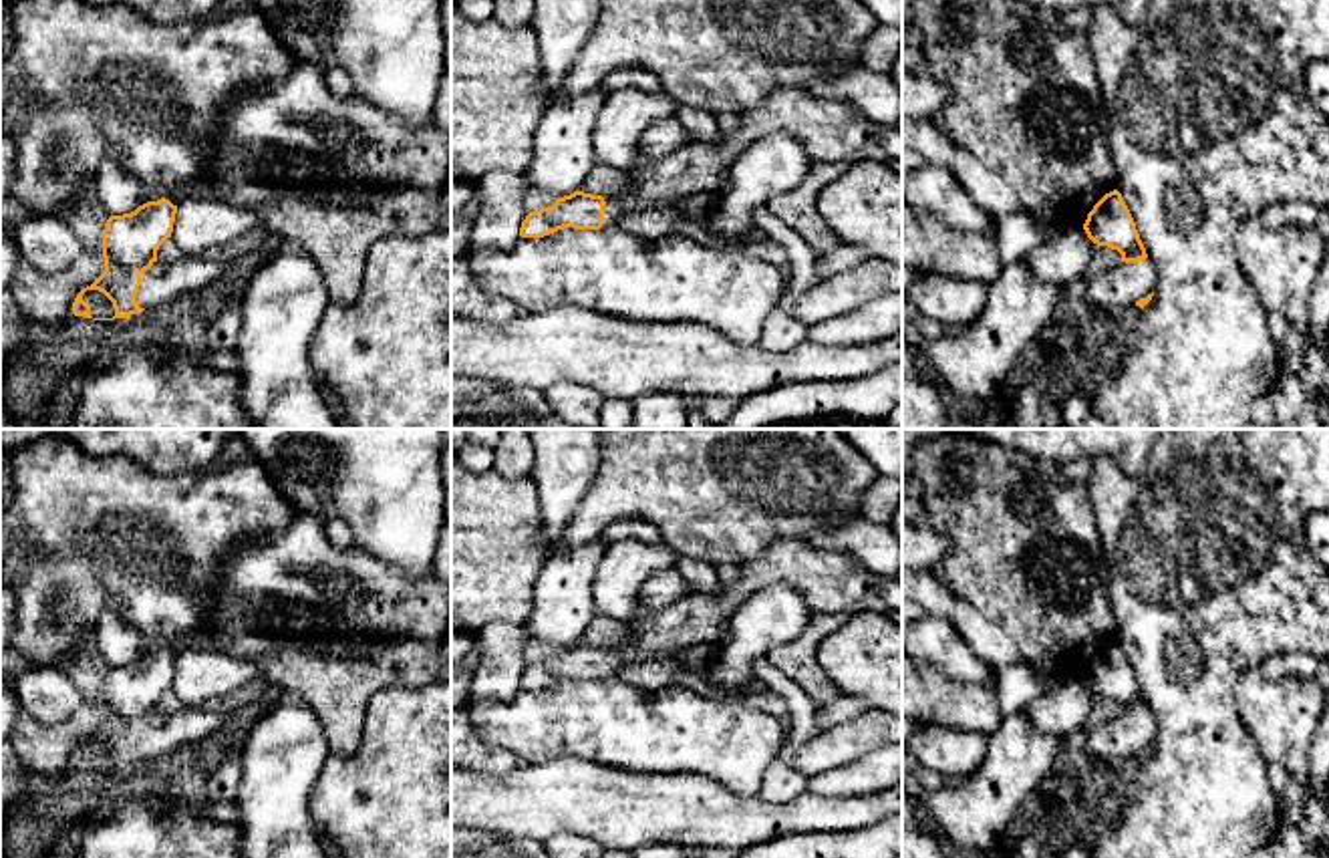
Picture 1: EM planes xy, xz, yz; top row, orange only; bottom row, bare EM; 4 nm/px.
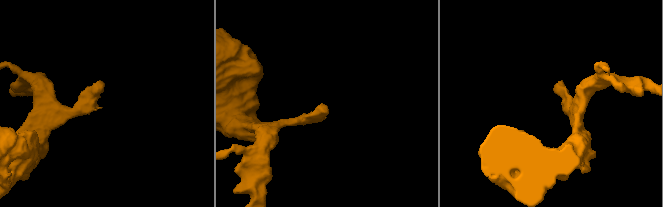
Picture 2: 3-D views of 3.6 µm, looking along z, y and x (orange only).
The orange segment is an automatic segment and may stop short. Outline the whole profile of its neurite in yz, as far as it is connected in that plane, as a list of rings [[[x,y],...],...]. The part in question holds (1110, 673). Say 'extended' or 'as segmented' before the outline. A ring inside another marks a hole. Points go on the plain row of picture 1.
extended; [[[1118,640],[1105,645],[1083,675],[1087,689],[1122,705],[1122,715],[1087,735],[1087,755],[1101,767],[1126,757],[1144,759],[1156,737],[1156,725]]]

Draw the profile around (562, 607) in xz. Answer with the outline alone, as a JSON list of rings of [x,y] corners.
[[[600,536],[590,544],[552,552],[534,586],[526,630],[536,640],[564,649],[574,645],[596,614],[592,584],[598,562],[610,542]]]

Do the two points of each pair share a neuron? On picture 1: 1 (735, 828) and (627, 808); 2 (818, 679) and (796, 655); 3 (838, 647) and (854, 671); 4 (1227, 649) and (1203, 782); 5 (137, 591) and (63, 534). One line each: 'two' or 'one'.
1: one
2: one
3: one
4: one
5: one

